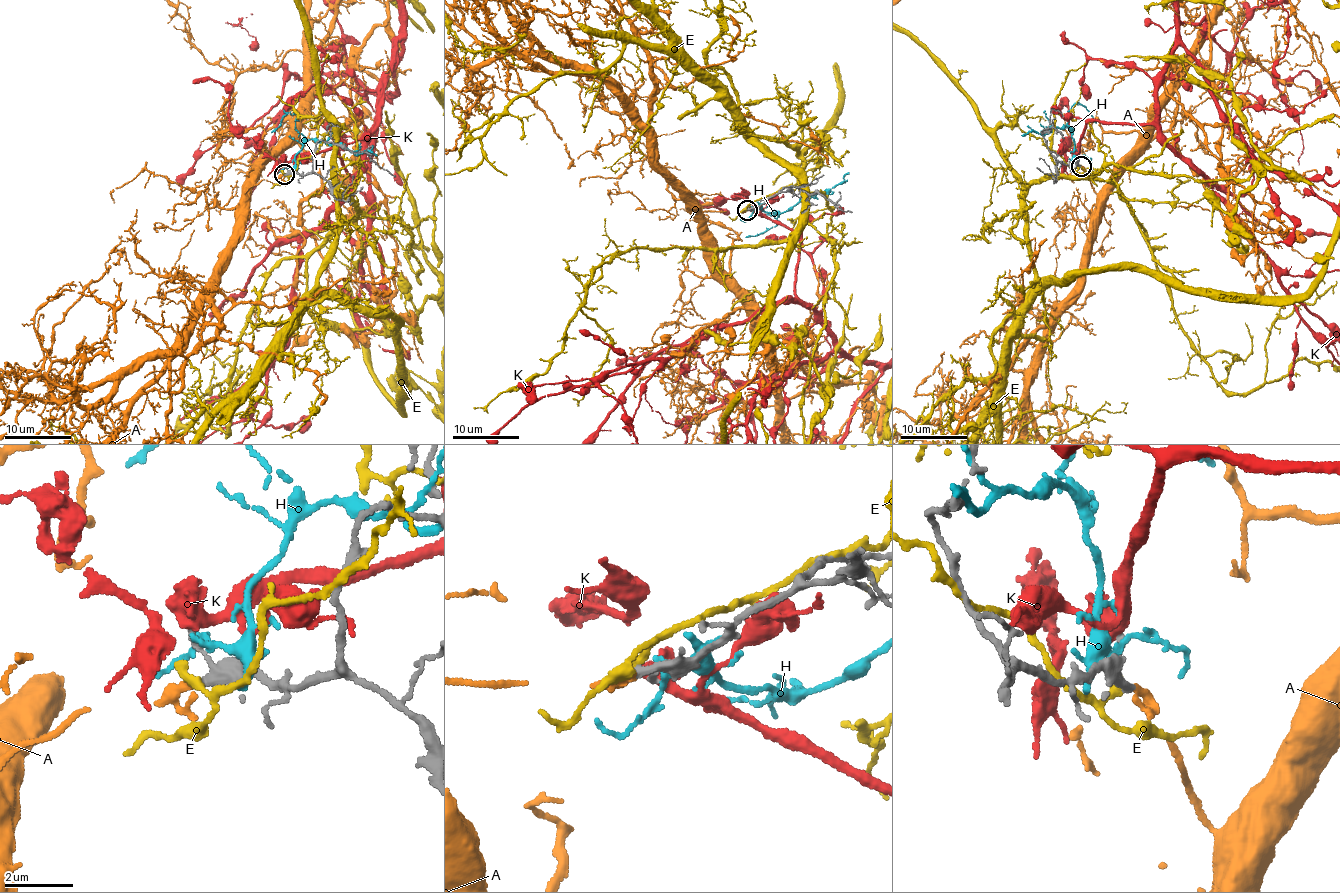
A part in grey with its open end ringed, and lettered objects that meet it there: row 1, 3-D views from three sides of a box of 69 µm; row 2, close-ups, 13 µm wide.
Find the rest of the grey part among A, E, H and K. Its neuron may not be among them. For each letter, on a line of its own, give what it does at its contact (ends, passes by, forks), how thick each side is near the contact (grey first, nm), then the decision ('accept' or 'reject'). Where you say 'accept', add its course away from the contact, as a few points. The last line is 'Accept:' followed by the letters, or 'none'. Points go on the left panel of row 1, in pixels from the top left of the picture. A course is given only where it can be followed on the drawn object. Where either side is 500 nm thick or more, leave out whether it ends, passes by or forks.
A: it ends | 200/280 nm | accept
E: it passes by | 240/190 nm | reject
H: it passes by | 240/170 nm | reject
K: it passes by | 150/460 nm | reject
Accept: A

